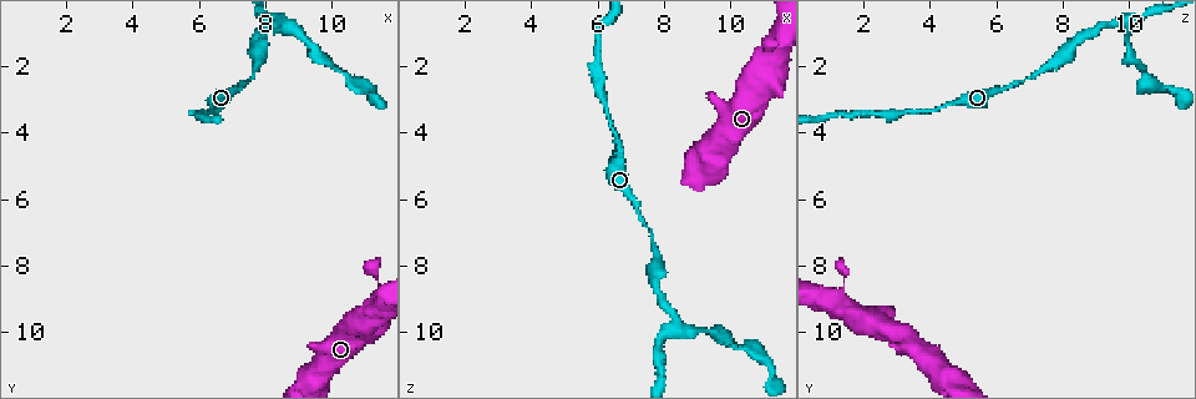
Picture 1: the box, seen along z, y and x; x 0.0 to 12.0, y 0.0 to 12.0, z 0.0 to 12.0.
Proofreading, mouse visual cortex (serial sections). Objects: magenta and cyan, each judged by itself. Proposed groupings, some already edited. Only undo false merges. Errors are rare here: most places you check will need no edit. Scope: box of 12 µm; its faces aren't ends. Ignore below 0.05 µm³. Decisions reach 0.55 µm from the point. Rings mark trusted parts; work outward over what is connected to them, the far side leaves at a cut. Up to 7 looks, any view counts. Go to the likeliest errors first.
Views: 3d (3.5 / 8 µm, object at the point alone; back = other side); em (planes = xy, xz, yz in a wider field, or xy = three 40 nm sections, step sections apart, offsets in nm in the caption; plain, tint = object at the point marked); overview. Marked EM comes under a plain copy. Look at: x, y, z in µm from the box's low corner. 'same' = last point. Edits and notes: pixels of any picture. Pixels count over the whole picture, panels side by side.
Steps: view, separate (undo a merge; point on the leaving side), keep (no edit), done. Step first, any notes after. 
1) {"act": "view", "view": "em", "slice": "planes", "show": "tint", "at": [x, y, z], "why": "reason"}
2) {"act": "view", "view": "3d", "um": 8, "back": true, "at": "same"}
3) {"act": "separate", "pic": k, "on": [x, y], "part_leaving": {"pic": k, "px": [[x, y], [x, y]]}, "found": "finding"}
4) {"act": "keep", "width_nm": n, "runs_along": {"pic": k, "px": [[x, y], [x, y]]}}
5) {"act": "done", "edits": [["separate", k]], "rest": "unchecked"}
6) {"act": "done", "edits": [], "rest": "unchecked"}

{"act": "view", "view": "3d", "um": 3.5, "back": true, "at": [7.2, 2.6, 6.3], "why": "sudden change in width"}

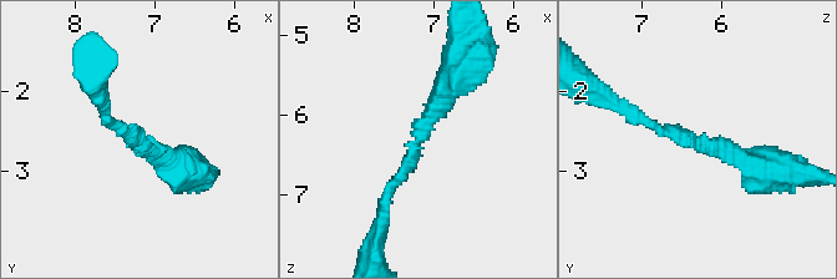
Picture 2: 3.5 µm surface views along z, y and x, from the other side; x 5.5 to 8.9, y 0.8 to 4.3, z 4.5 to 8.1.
{"act": "view", "view": "em", "slice": "xy", "step": 5, "show": "tint", "at": [7.20, 2.70, 6.25], "arm_widths_nm": [150, 350]}

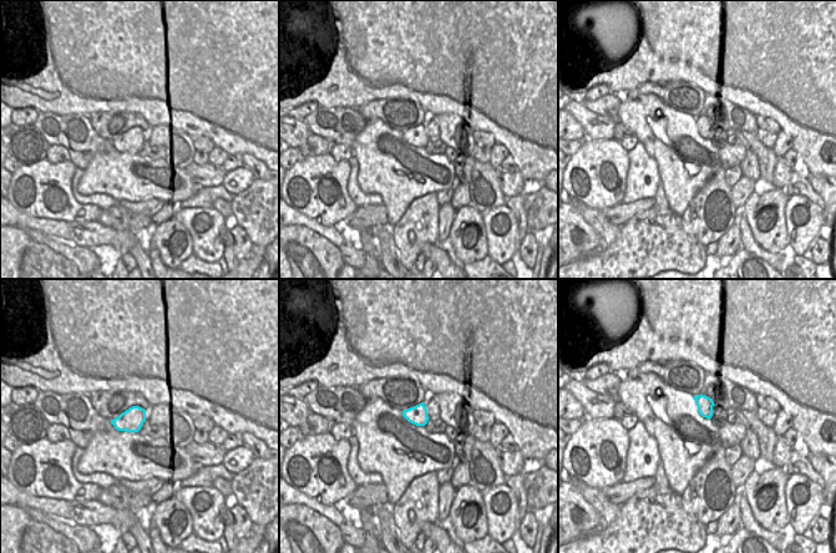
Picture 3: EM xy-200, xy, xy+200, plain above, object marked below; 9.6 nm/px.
{"act": "keep", "runs_along": {"pic": 2, "px": [[462, 72], [442, 91], [385, 199]]}, "found": "continuous, no second cell"}

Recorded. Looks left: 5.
{"act": "view", "view": "3d", "um": 3.5, "at": [11.3, 8.4, 1.5], "why": "thin neck"}

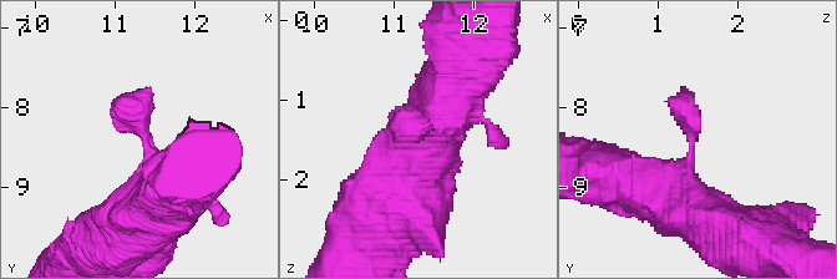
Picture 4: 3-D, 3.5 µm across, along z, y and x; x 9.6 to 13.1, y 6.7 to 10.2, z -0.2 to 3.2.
{"act": "view", "view": "em", "slice": "xy", "step": 5, "show": "tint", "at": [11.35, 8.45, 1.40]}

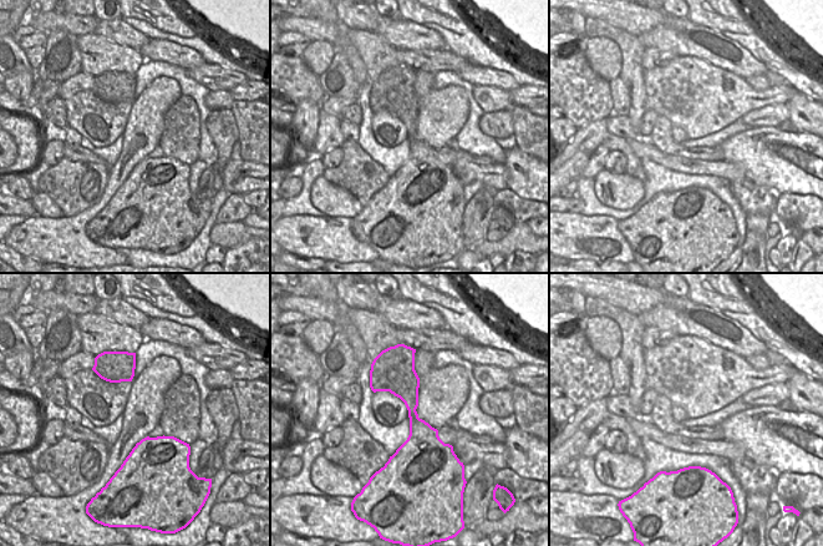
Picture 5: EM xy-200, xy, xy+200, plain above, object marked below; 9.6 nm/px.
{"act": "keep", "width_nm": 260, "runs_along": {"pic": 5, "px": [[402, 359], [417, 425], [417, 466]]}, "found": "one cell here"}

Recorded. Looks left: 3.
{"act": "view", "view": "3d", "um": 8, "at": [10.5, 2.2, 10.5], "why": "calibre changes"}

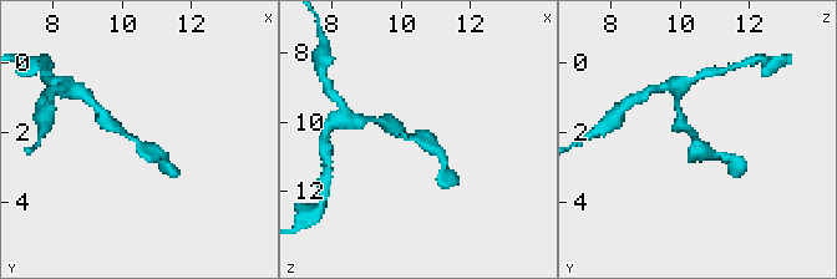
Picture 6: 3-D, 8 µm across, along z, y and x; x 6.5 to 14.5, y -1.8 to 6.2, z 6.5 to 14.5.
{"act": "view", "view": "em", "slice": "planes", "show": "tint", "at": [10.5, 2.2, 10.4], "why": "shape alone is not enough"}

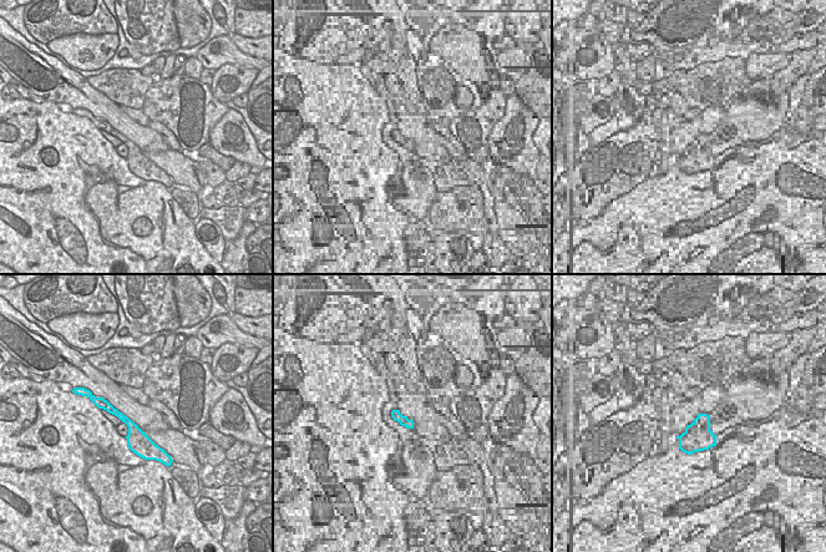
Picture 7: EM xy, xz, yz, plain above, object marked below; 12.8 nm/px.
{"act": "keep", "width_nm": 180, "runs_along": {"pic": 7, "px": [[97, 400], [125, 419], [153, 447]]}, "found": "all the same cell"}

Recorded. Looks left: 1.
{"act": "done", "edits": [], "rest": "unchecked"}

